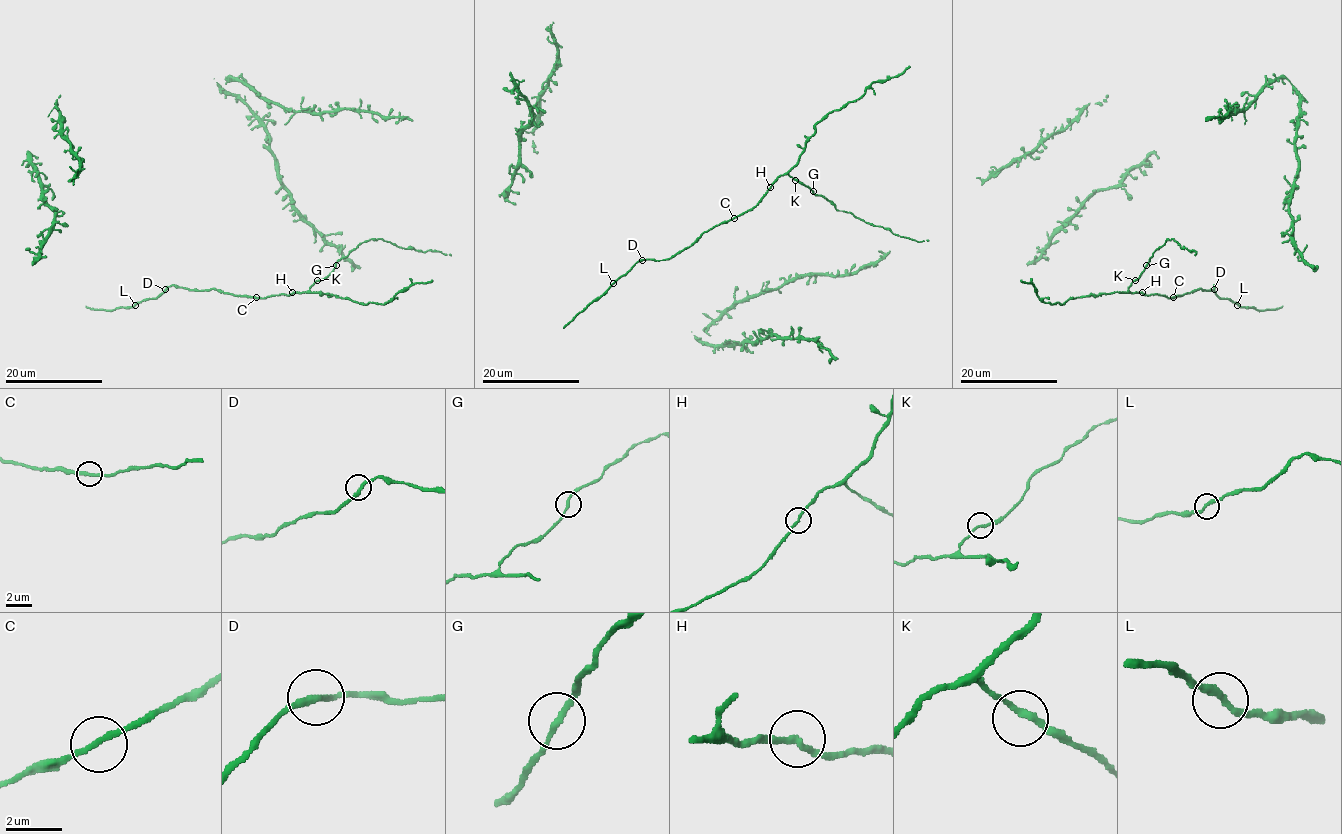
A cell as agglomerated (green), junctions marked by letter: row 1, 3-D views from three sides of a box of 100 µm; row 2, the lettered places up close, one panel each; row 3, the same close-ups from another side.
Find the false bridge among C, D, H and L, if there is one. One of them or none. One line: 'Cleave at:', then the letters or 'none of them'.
Cleave at: none of them

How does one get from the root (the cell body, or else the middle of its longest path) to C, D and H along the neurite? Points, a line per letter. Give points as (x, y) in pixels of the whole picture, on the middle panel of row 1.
C: (836, 211), (826, 199), (785, 174), (778, 178), (753, 207), (734, 218)
D: (836, 211), (800, 182), (780, 175), (753, 207), (708, 229), (690, 246), (669, 258), (642, 260)
H: (836, 211), (826, 199), (815, 195), (787, 174), (780, 175), (770, 188)

